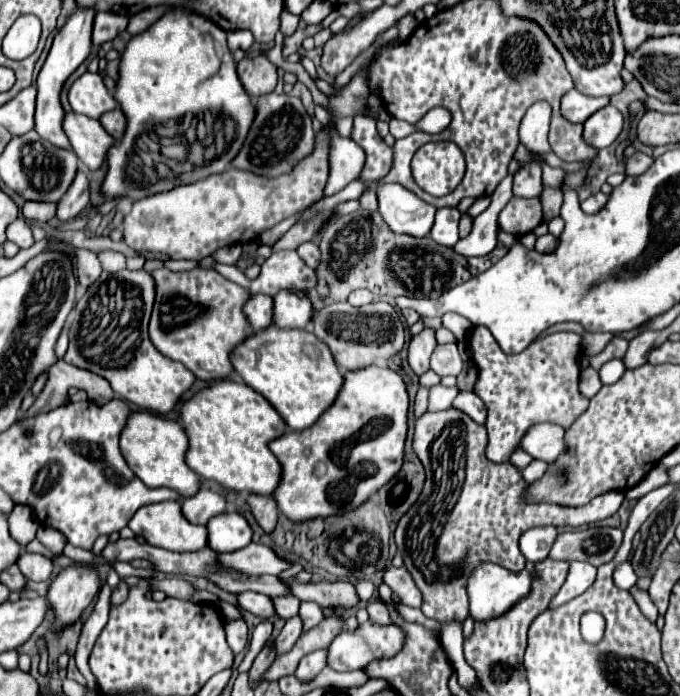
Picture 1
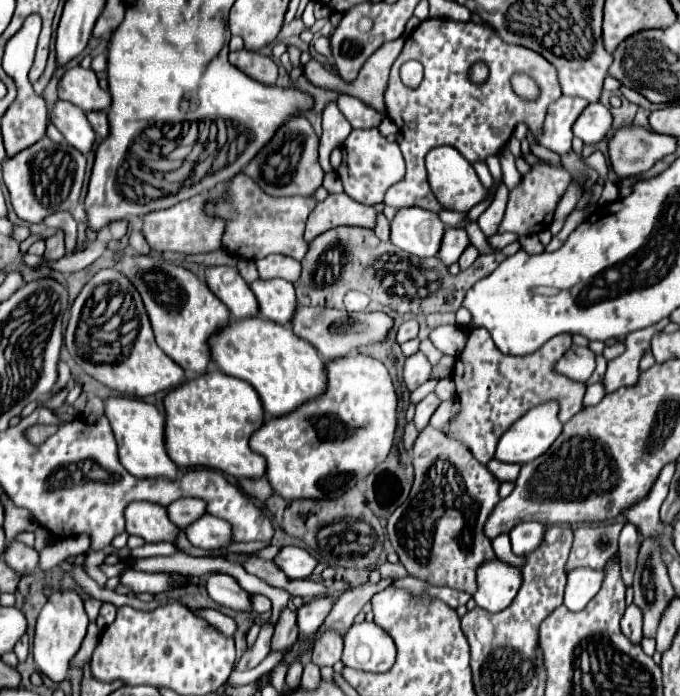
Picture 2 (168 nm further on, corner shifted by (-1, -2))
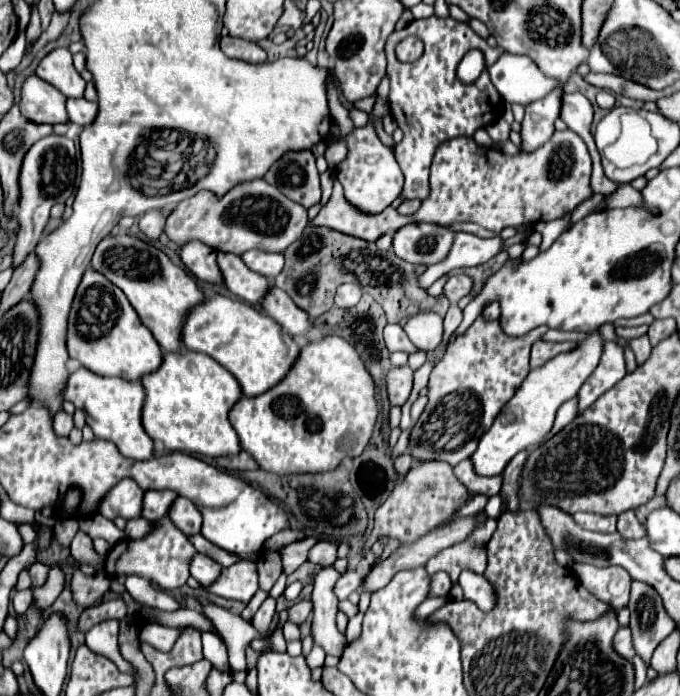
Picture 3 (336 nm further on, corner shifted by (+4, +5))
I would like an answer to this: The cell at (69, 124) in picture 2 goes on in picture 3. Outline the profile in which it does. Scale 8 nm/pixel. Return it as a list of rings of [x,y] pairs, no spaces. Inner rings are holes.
[[[27,76],[21,86],[19,110],[27,120],[35,124],[57,124],[67,122],[65,96],[49,86],[39,76]]]

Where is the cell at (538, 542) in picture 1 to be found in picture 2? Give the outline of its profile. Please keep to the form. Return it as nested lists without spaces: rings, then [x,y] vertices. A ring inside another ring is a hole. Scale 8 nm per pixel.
[[[522,523],[510,531],[512,551],[516,555],[530,555],[534,553],[544,541],[546,527],[540,523]]]

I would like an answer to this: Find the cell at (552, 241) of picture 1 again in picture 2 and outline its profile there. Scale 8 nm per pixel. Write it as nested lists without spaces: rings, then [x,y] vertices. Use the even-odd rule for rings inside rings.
[[[526,235],[526,237],[520,237],[518,241],[526,253],[542,253],[544,251],[544,245],[538,241],[538,235]]]

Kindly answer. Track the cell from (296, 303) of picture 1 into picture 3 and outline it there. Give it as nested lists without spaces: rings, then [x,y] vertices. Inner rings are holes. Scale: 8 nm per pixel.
[[[217,252],[217,266],[221,270],[225,288],[249,304],[259,304],[261,294],[269,290],[269,280],[261,278],[261,274],[253,274],[253,270],[249,270],[235,254]]]

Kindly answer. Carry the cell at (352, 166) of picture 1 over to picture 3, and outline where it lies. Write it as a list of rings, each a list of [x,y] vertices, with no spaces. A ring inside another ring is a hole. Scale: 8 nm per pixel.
[[[344,140],[337,141],[327,146],[325,158],[330,168],[335,168],[343,161],[348,153],[348,149]]]

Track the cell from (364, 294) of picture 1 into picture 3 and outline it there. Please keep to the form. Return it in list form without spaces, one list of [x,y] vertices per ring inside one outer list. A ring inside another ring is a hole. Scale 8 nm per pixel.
[[[341,284],[337,288],[337,294],[335,294],[335,306],[351,308],[361,300],[361,294],[363,294],[361,286],[357,286],[357,284]]]

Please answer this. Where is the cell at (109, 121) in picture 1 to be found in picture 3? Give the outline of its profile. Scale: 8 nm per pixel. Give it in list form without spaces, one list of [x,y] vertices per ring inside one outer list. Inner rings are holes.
[[[67,98],[69,122],[79,126],[89,126],[97,116],[97,104],[85,98]]]

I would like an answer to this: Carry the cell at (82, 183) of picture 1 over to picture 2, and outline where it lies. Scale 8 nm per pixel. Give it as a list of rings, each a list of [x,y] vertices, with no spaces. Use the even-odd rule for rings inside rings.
[[[58,229],[50,239],[46,239],[46,253],[48,259],[58,259],[64,255],[64,231]]]

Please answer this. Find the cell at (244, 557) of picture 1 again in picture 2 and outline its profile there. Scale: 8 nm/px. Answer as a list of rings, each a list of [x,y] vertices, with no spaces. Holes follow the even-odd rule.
[[[282,547],[272,561],[290,579],[310,577],[312,569],[316,567],[316,559],[312,555],[308,555],[302,547]]]

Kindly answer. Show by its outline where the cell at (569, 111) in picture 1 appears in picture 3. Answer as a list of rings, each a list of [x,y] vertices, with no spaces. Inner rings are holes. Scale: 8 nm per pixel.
[[[553,90],[553,94],[525,106],[525,118],[521,122],[521,152],[533,152],[553,136],[553,122],[561,110],[561,94],[563,90]]]

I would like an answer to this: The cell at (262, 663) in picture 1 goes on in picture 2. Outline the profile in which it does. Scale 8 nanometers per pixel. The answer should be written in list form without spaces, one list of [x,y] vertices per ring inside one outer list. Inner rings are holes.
[[[284,609],[280,615],[280,621],[274,627],[274,635],[272,635],[272,643],[270,643],[270,651],[282,651],[286,647],[290,647],[294,641],[298,639],[298,631],[296,631],[296,617],[294,611]]]

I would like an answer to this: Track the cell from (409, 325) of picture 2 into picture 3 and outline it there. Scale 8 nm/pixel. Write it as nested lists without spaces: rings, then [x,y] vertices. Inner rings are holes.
[[[387,324],[387,326],[385,326],[385,344],[387,344],[387,350],[389,350],[389,352],[405,352],[405,354],[419,352],[419,350],[409,342],[409,338],[405,338],[403,330],[399,328],[399,324]]]

